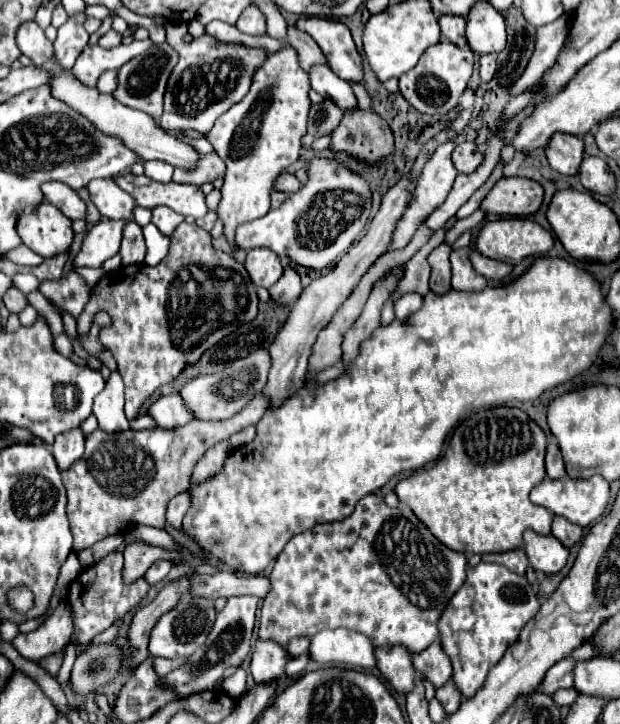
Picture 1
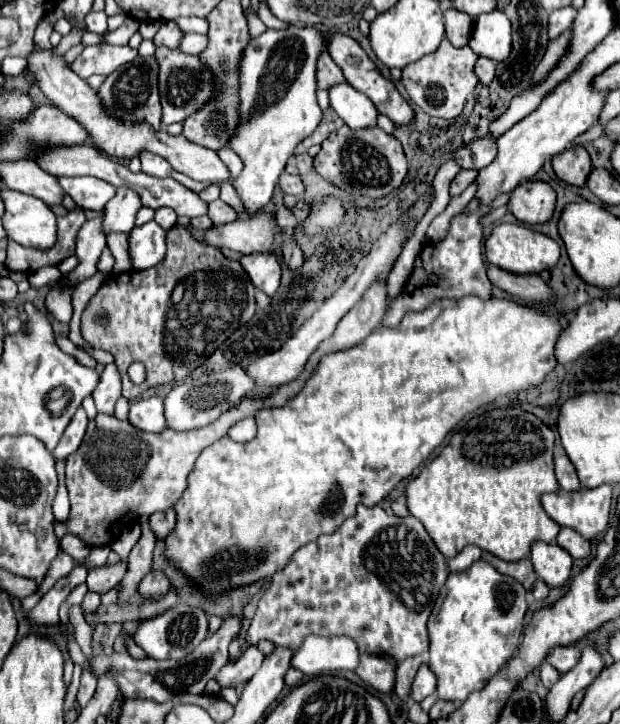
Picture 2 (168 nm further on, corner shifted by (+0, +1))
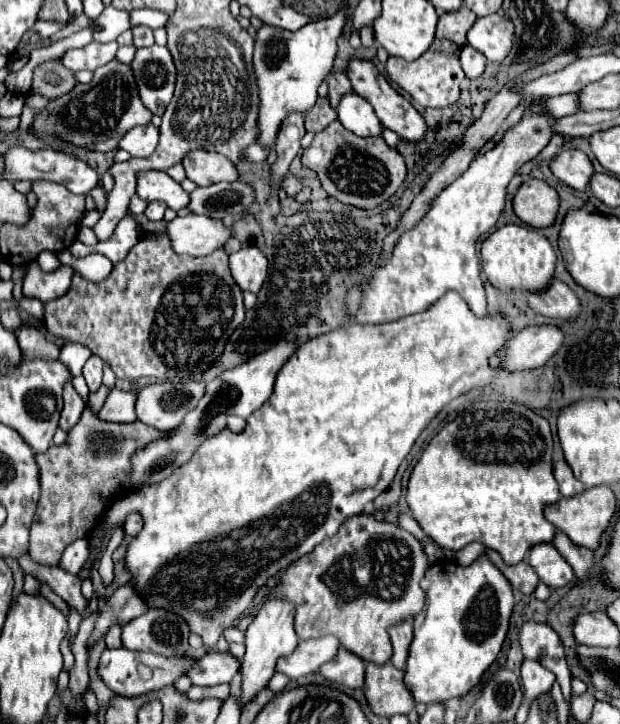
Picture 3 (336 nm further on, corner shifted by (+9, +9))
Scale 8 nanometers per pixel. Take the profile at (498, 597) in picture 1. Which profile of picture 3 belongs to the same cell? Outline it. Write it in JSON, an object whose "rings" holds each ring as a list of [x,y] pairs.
{"rings":[[[479,557],[473,565],[461,567],[455,561],[443,559],[433,563],[421,587],[425,591],[425,609],[419,617],[415,617],[415,635],[411,641],[407,667],[405,667],[405,685],[411,691],[415,703],[445,703],[453,697],[467,695],[479,681],[487,667],[497,659],[501,651],[505,633],[509,629],[509,617],[513,611],[513,589],[511,583],[487,561],[487,557]]]}

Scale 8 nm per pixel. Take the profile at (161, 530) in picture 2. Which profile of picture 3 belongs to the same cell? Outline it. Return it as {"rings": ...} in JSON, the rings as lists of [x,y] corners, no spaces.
{"rings":[[[131,513],[125,517],[125,533],[135,537],[143,529],[143,517],[139,513]]]}

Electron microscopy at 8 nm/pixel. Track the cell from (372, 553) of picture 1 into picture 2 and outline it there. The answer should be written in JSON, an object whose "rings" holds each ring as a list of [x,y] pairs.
{"rings":[[[360,505],[358,513],[344,521],[336,533],[302,545],[292,555],[292,561],[272,575],[270,587],[260,597],[248,629],[248,643],[266,639],[294,651],[302,645],[306,635],[346,635],[358,643],[360,653],[388,655],[400,663],[428,651],[426,623],[448,573],[446,557],[438,551],[416,517],[390,515],[380,505]]]}

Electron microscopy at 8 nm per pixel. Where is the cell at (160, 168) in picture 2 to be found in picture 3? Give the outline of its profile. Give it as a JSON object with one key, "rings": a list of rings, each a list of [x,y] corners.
{"rings":[[[149,123],[139,125],[129,133],[125,133],[119,147],[125,149],[131,157],[149,157],[155,151],[157,141],[159,141],[159,129],[153,123]]]}

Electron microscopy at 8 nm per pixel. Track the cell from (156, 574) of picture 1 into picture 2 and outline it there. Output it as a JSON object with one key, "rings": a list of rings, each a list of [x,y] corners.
{"rings":[[[152,571],[152,573],[148,573],[148,575],[140,581],[138,591],[142,593],[142,597],[152,599],[152,597],[164,595],[164,593],[168,591],[168,587],[170,587],[170,581],[168,581],[168,577],[164,575],[164,571]]]}

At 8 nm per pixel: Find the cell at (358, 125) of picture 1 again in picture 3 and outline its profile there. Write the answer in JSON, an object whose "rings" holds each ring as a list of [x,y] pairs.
{"rings":[[[333,121],[315,135],[311,147],[303,151],[301,161],[305,167],[317,173],[323,189],[331,197],[359,209],[375,209],[381,203],[389,201],[407,177],[407,167],[401,153],[397,149],[391,149],[383,137],[357,137],[339,121]]]}

